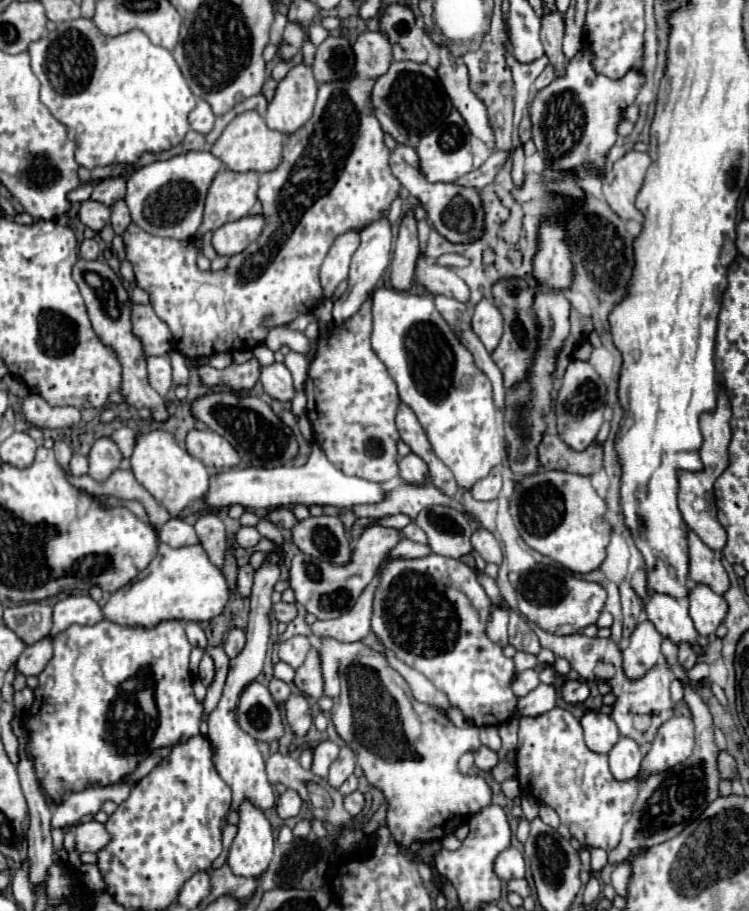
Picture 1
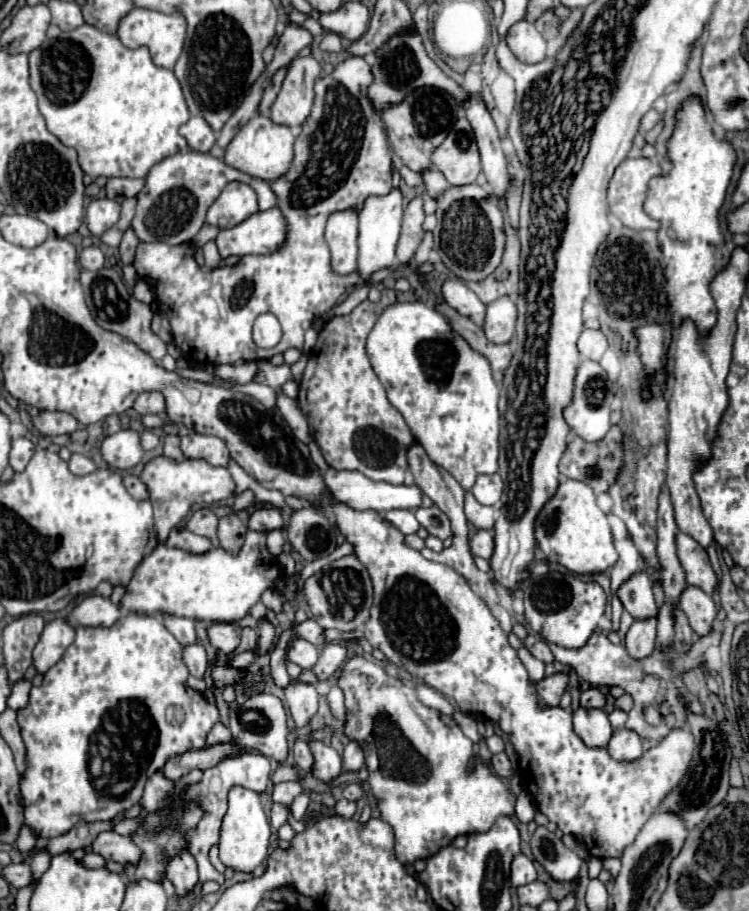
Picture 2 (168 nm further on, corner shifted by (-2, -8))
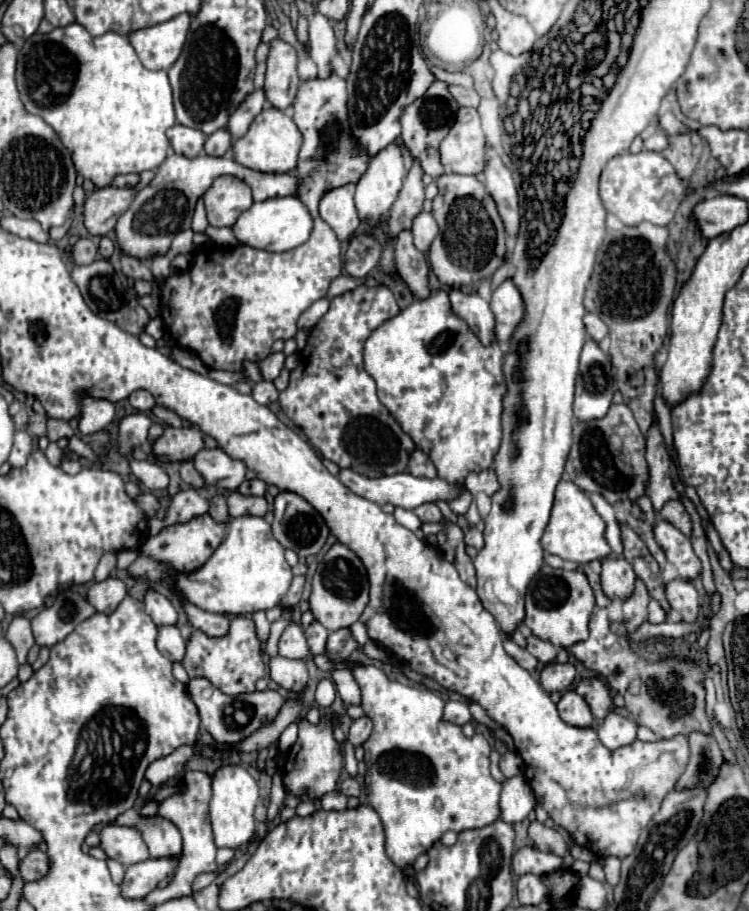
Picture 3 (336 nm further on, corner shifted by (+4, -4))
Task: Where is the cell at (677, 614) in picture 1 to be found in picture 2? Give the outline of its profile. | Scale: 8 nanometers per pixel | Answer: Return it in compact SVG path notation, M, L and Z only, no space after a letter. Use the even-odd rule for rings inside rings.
M645 572L633 576L619 588L619 598L633 618L655 618L659 614L651 580Z

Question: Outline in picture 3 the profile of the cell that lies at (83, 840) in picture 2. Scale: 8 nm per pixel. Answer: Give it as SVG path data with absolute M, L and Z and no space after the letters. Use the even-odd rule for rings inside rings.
M131 808L121 814L113 824L131 826L141 832L151 858L167 858L167 856L181 856L181 832L173 822L161 816L145 816L141 810Z

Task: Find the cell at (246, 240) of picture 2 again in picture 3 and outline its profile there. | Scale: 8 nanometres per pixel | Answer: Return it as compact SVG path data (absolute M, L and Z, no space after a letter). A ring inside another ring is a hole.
M271 198L265 202L255 202L249 210L245 210L233 226L233 232L239 242L249 244L253 248L263 248L269 252L285 252L309 240L313 230L313 216L307 206L297 198Z

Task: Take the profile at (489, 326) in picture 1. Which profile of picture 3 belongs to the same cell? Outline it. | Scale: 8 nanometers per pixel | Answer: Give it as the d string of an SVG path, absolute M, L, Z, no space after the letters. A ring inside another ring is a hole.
M507 278L491 298L491 310L497 318L497 340L509 342L513 336L513 330L517 328L517 322L521 322L521 314L525 314L525 306L521 306L521 292L517 286L513 286L513 280Z

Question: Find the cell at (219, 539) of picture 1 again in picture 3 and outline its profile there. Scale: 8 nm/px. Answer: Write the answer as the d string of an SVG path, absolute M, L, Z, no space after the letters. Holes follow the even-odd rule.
M193 488L181 490L173 496L164 519L153 517L148 520L148 534L157 535L165 526L177 524L177 522L187 522L193 516L205 514L207 510L209 510L209 504L197 490L193 490Z

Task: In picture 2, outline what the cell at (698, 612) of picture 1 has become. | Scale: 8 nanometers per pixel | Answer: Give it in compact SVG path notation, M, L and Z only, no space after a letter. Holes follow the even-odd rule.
M687 586L681 594L679 608L685 612L689 626L697 632L697 636L707 636L711 632L713 620L717 618L717 604L709 594L697 586Z

